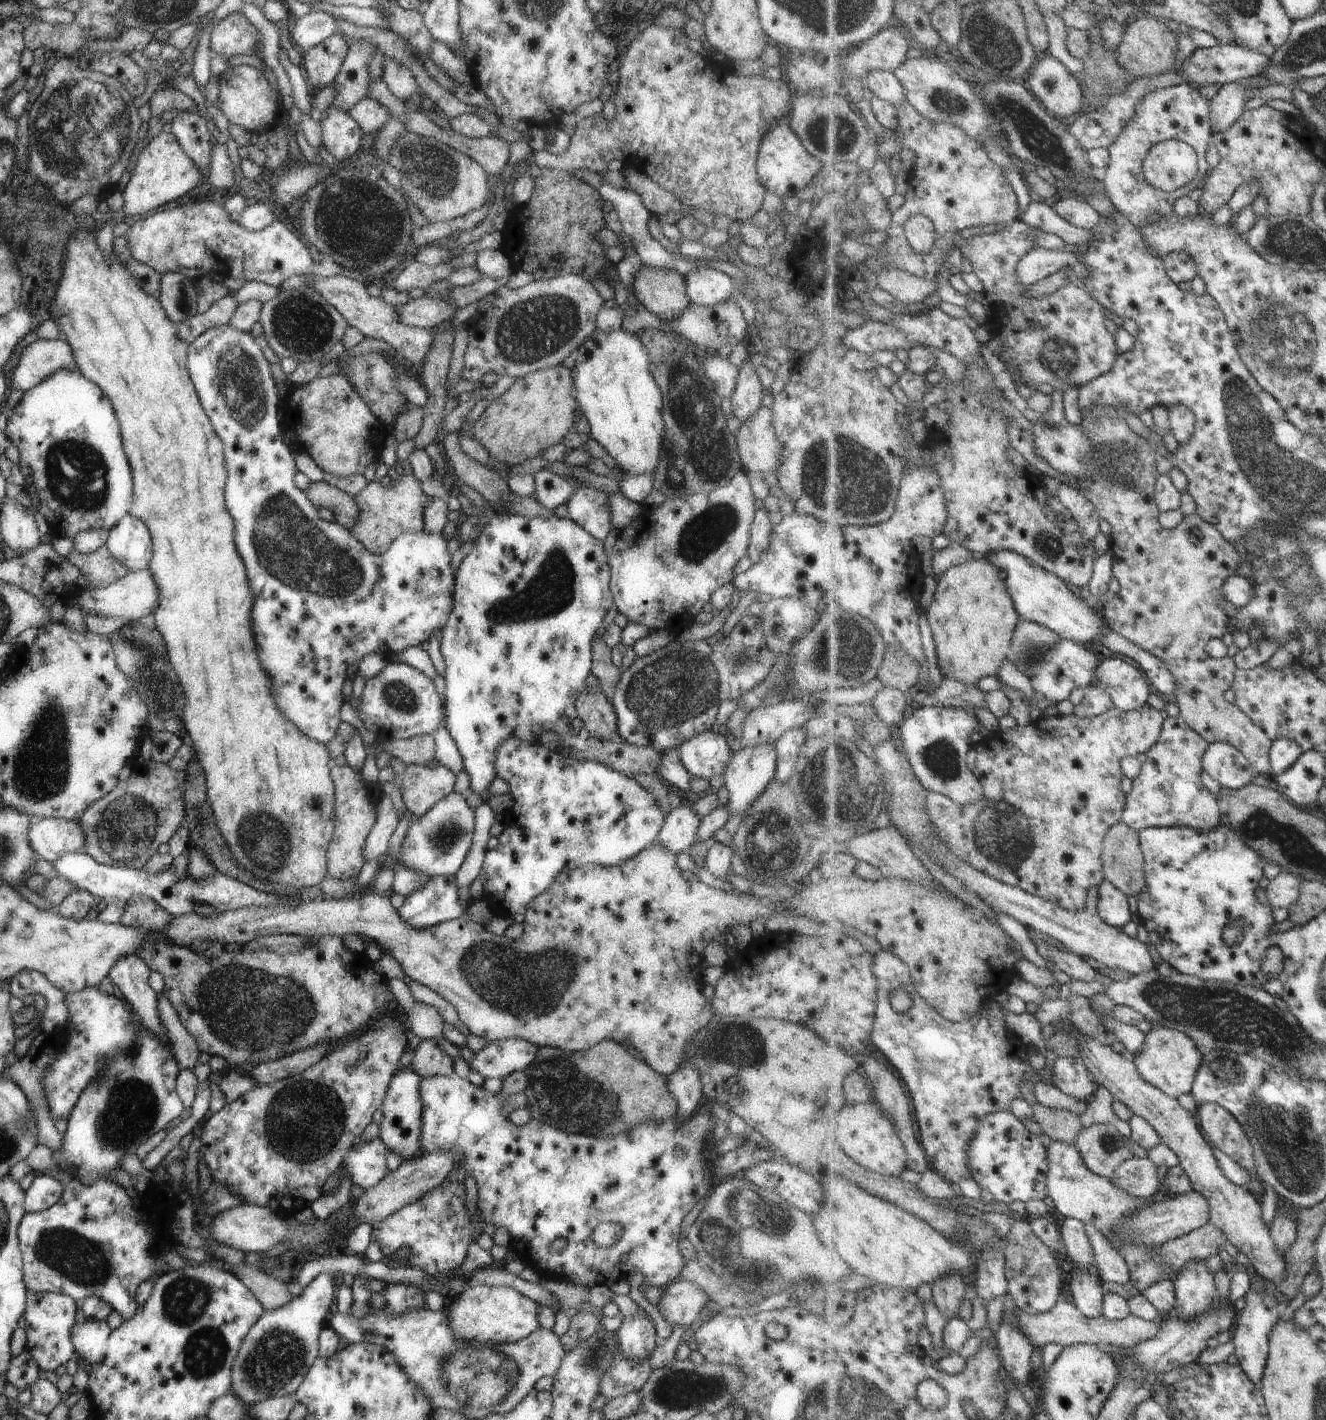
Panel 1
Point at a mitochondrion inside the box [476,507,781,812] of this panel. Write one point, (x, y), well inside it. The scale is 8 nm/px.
(679, 685)

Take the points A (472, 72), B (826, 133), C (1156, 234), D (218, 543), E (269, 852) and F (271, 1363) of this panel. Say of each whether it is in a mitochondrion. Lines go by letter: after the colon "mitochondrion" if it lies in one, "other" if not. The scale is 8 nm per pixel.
A: other
B: mitochondrion
C: mitochondrion
D: other
E: mitochondrion
F: mitochondrion

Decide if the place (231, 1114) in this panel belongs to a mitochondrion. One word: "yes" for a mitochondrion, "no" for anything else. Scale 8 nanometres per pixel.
no

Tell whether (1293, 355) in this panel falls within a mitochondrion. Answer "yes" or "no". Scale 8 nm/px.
yes

